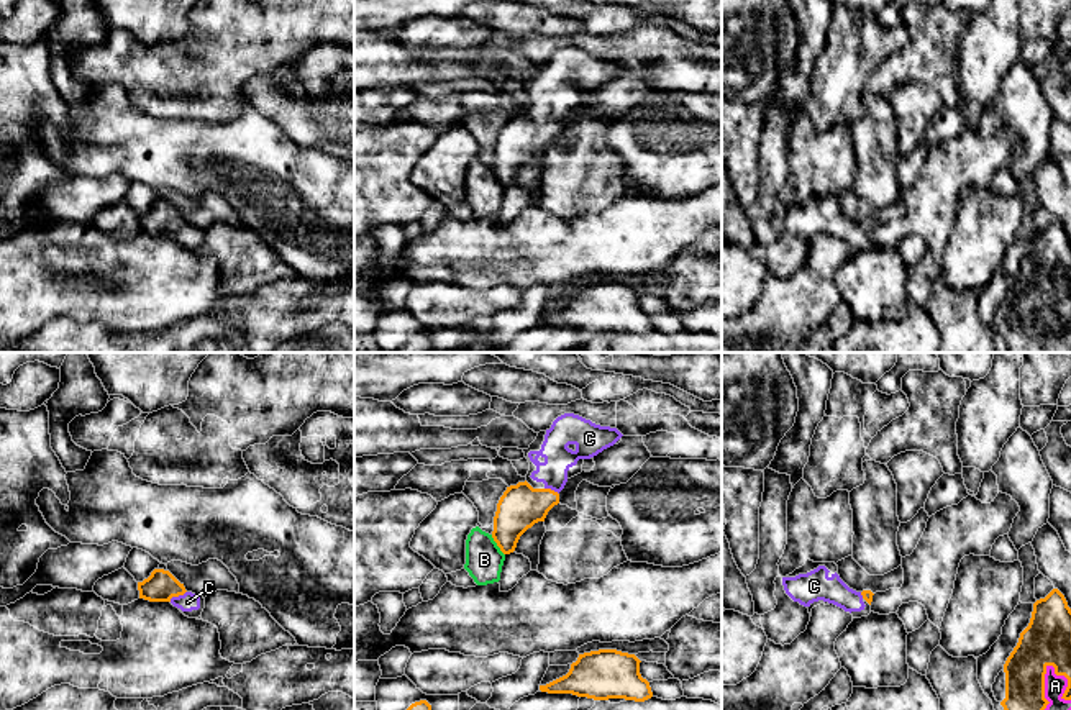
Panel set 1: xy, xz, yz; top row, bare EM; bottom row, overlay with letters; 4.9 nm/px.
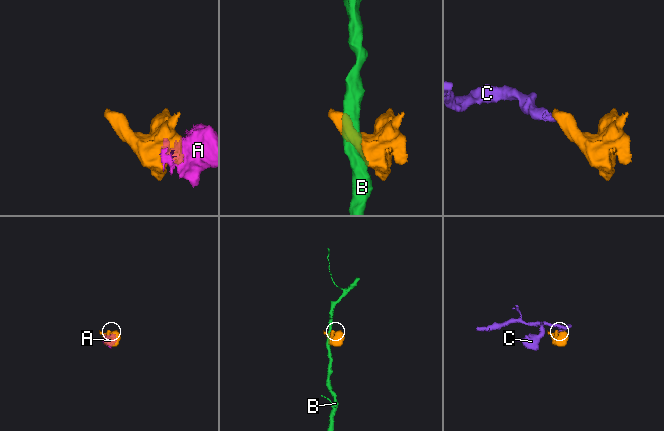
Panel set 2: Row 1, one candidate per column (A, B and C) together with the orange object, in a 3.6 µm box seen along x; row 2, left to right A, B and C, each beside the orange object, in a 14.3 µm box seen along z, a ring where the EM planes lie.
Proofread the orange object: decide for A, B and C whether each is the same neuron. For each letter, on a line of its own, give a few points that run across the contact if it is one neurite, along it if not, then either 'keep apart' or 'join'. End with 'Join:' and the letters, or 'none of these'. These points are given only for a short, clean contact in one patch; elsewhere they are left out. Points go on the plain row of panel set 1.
A: join
B: keep apart
C: xy (161, 218), (177, 228), (187, 235) | join
Join: A, C

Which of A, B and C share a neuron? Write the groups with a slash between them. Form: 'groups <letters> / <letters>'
groups A C / B

